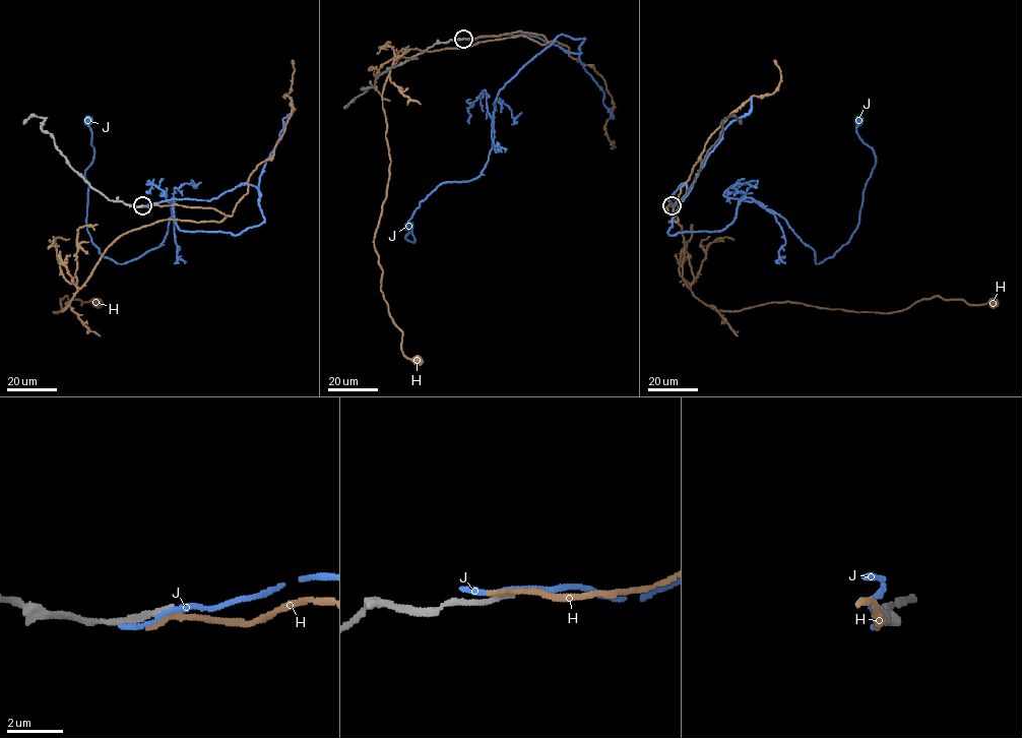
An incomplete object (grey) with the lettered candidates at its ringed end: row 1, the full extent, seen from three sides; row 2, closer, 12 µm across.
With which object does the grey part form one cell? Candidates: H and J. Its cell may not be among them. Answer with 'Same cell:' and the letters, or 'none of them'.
Same cell: none of them

